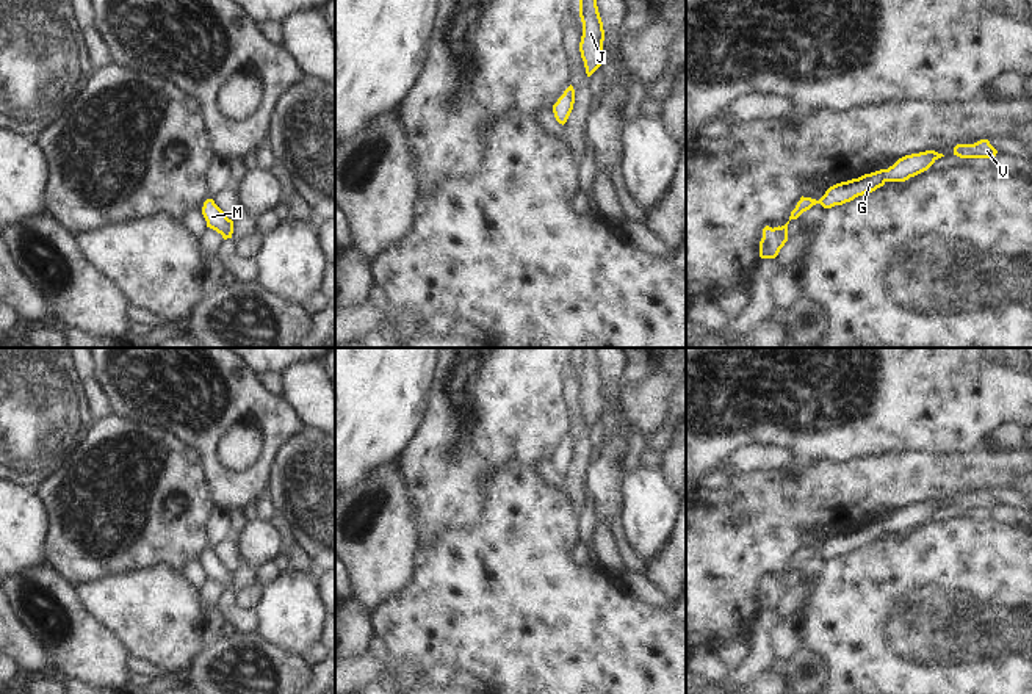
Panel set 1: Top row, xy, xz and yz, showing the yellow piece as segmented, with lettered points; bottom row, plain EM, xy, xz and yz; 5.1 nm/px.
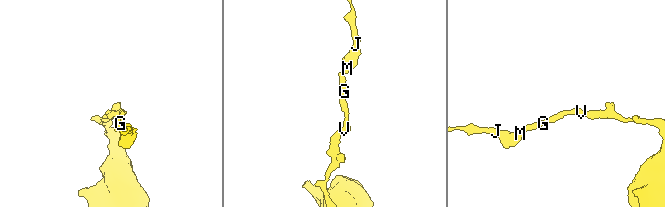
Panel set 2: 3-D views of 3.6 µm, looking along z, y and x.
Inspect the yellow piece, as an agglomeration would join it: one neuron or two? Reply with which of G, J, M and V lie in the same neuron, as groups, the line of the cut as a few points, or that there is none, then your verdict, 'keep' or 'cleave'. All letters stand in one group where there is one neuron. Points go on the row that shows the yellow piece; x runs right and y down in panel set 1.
G J M V; no cut; keep

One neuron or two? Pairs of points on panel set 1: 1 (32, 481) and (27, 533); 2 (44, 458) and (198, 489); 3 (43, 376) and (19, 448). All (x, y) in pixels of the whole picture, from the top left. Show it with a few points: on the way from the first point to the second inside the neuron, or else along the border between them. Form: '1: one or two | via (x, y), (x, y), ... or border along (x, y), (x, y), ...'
1: two | border along (16, 481), (36, 492)
2: two | border along (86, 433), (86, 437), (75, 451), (47, 478)
3: one | via (41, 393), (33, 408), (33, 431)

